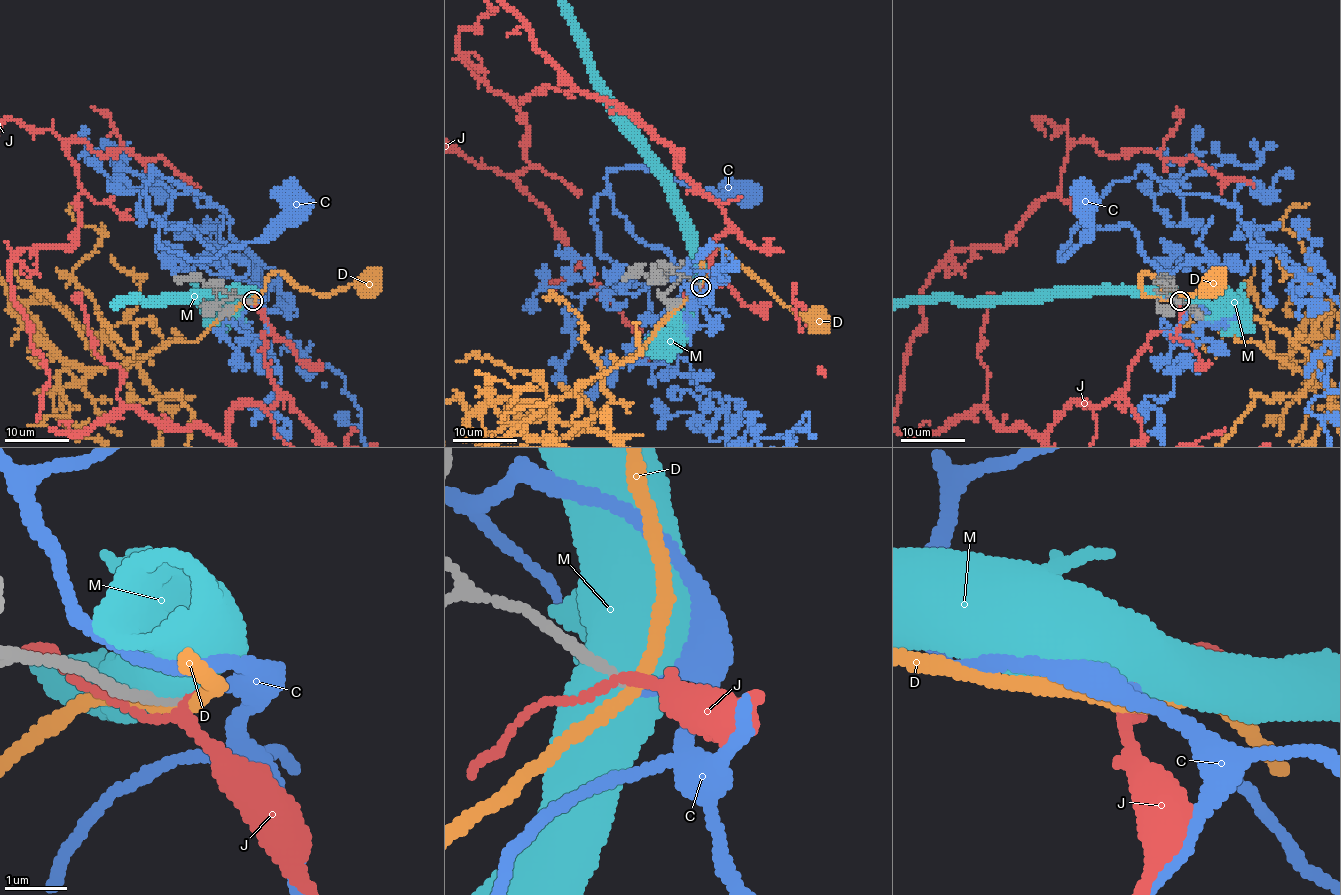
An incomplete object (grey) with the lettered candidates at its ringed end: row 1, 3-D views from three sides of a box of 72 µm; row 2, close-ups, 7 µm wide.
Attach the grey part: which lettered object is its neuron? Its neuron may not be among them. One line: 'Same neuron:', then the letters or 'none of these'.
Same neuron: C

